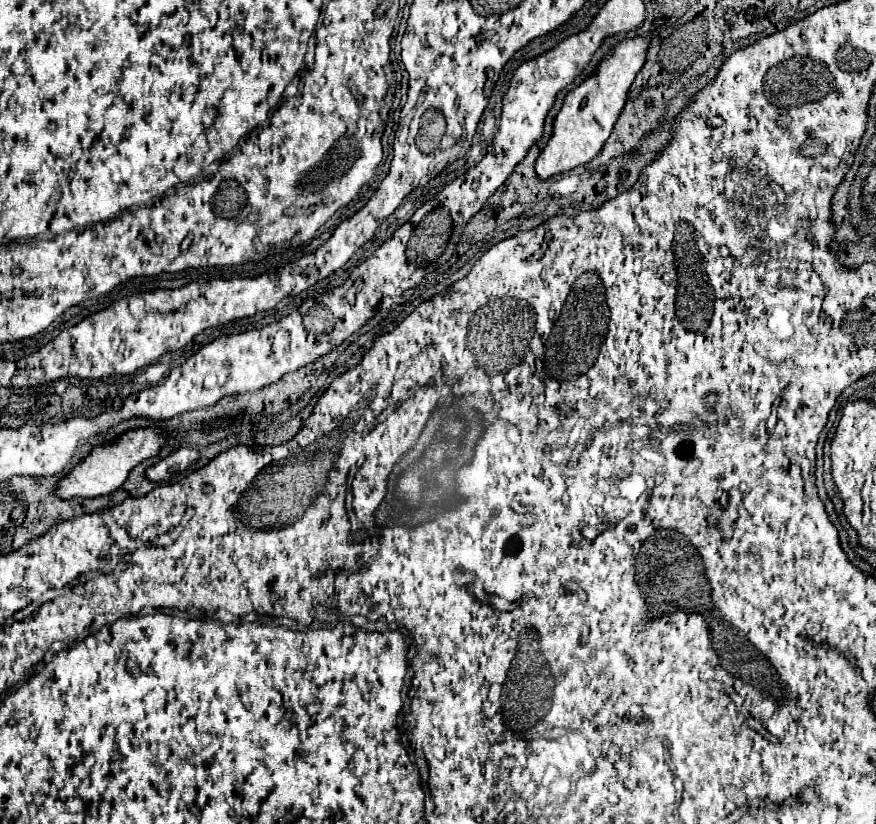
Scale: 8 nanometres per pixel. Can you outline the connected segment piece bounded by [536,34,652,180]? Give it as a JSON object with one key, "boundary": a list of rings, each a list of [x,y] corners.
{"boundary":[[[652,34],[622,40],[610,52],[610,56],[598,66],[598,70],[566,96],[564,106],[560,108],[560,112],[554,120],[552,138],[548,140],[546,148],[540,152],[538,160],[536,160],[536,174],[540,180],[548,180],[548,178],[568,172],[576,166],[584,166],[600,154],[600,150],[604,148],[604,142],[608,140],[608,136],[614,128],[614,122],[618,120],[618,116],[624,108],[626,92],[628,92],[630,84],[634,82],[638,70],[646,62],[644,56],[650,46],[650,40],[652,40]]]}

